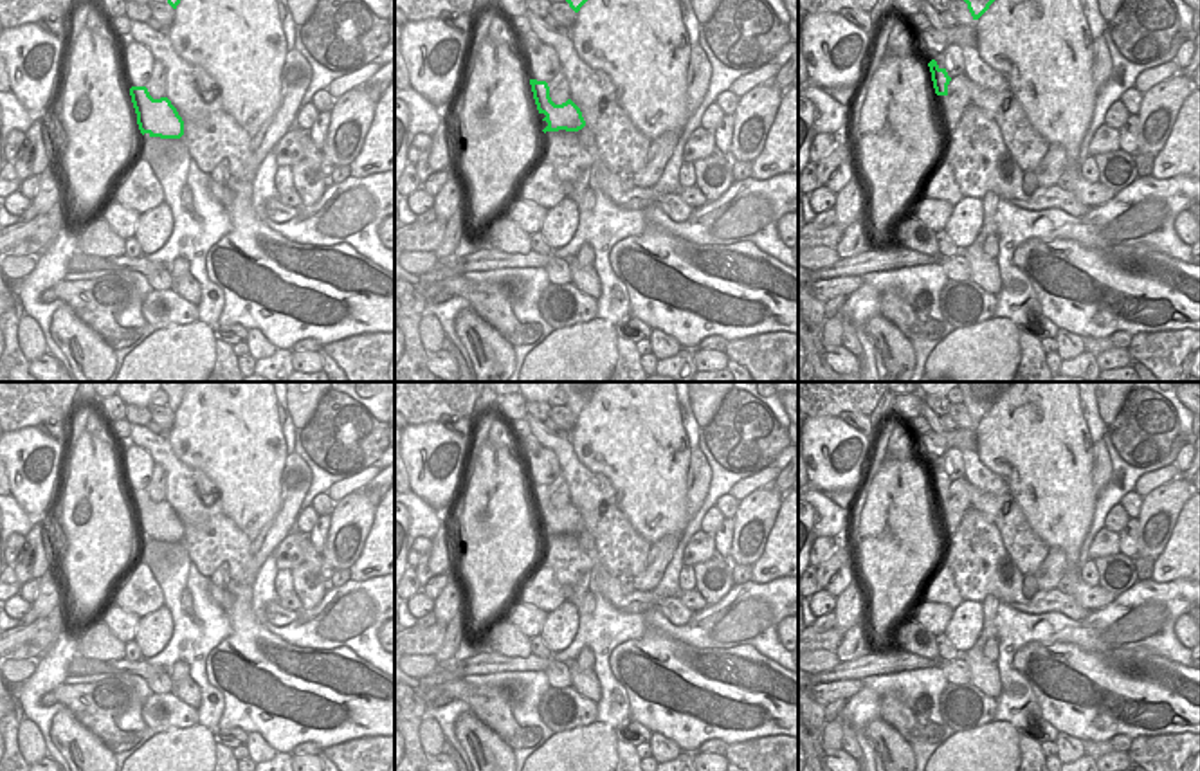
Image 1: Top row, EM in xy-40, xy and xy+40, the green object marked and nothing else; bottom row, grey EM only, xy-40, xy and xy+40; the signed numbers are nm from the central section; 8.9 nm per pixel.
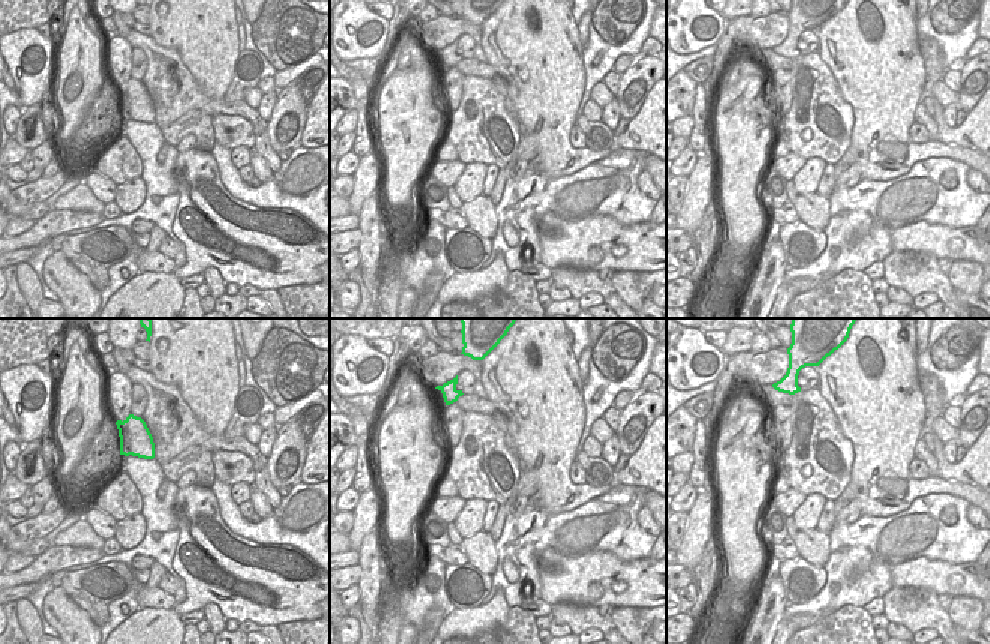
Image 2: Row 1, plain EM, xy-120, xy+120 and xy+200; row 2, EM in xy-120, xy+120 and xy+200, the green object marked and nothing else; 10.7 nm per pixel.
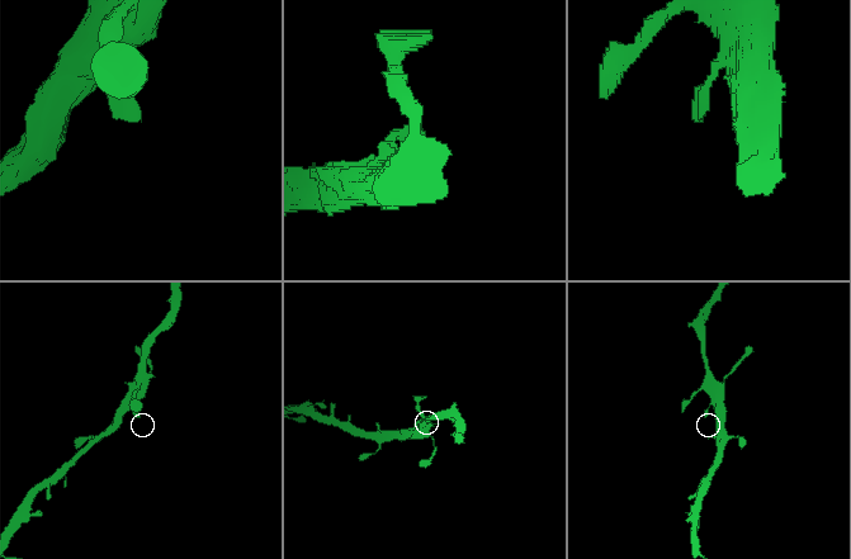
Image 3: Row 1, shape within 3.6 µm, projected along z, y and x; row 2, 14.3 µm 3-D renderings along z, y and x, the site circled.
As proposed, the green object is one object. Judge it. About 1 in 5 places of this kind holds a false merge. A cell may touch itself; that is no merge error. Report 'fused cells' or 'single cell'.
single cell

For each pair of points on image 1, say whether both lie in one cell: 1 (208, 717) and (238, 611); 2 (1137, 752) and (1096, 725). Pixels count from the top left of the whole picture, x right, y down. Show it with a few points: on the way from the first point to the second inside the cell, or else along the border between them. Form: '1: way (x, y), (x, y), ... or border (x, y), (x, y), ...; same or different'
1: border (215, 645), (206, 680), (222, 696), (218, 728); different
2: border (1173, 732), (1137, 735), (1132, 741); different

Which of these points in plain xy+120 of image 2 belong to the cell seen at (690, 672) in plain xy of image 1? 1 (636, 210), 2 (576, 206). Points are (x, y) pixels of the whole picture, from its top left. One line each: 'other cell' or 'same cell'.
1: other cell
2: other cell

